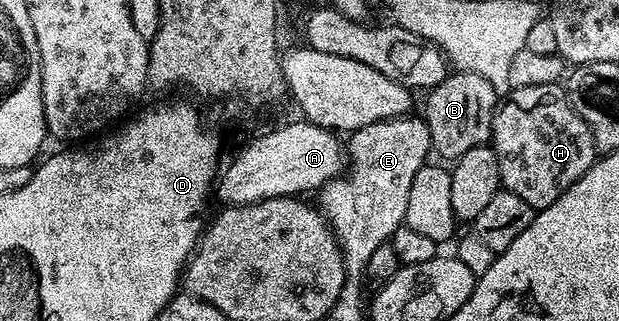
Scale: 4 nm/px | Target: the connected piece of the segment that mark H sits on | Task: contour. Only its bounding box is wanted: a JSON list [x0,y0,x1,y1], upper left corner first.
[490,83,598,212]

